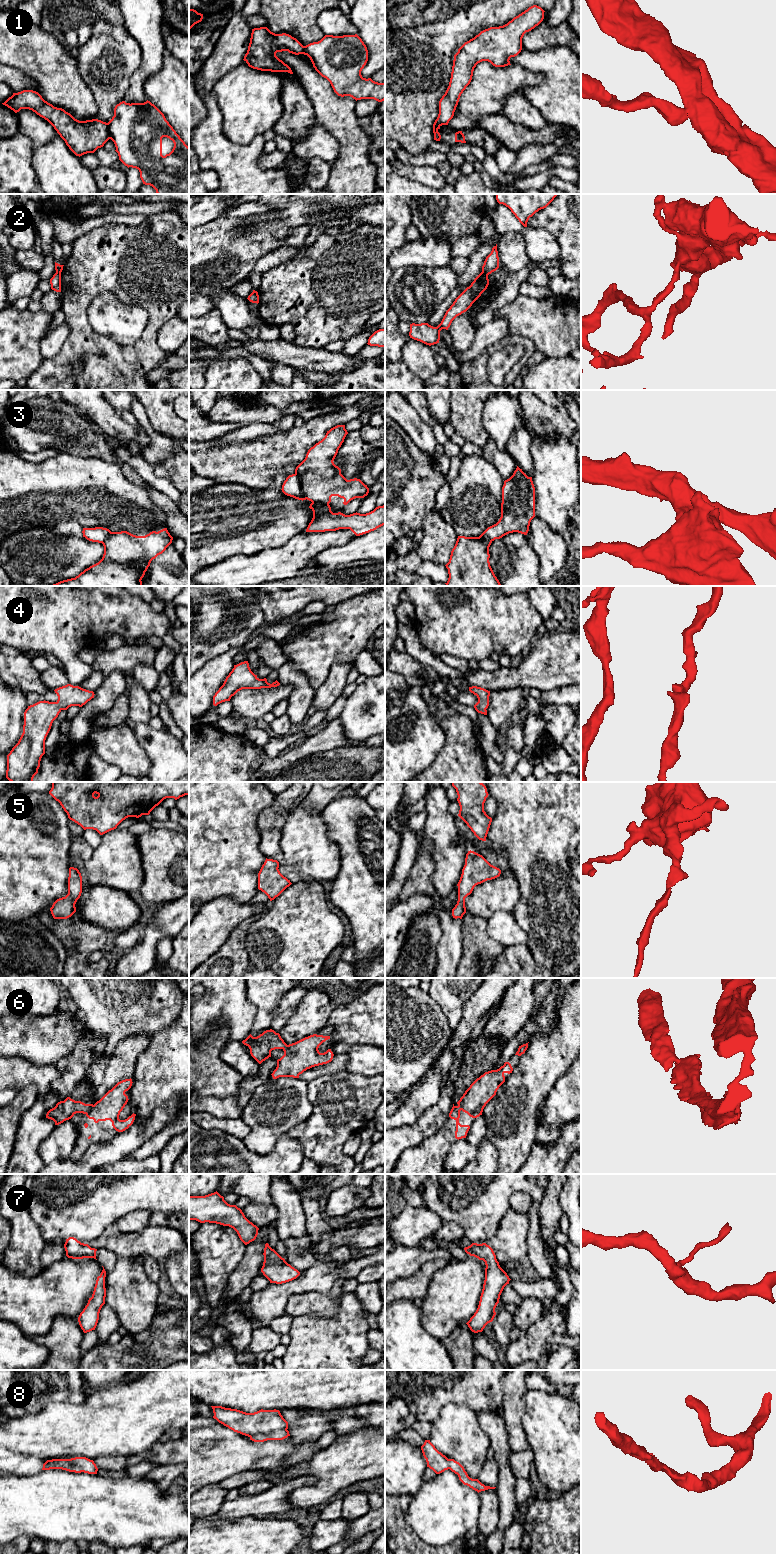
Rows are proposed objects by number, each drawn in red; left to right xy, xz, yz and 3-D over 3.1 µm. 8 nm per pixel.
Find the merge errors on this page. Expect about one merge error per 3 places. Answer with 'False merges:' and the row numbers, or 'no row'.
False merges: 1, 2, 3, 6

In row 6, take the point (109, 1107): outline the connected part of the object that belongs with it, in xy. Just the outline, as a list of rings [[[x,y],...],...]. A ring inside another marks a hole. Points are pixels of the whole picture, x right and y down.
[[[131,1078],[118,1082],[92,1106],[86,1116],[95,1123],[110,1120],[118,1132],[128,1129],[133,1124],[136,1114],[133,1113],[125,1120],[120,1120],[119,1115],[129,1100],[125,1092],[131,1088],[132,1083]]]

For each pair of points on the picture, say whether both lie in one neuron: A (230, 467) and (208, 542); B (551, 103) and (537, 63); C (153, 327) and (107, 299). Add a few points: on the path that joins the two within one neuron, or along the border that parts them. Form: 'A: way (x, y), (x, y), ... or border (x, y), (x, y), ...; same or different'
A: border (218, 483), (239, 483), (241, 485); different
B: way (551, 93), (551, 76), (547, 72); same
C: border (137, 304), (146, 311), (148, 323), (134, 343); different

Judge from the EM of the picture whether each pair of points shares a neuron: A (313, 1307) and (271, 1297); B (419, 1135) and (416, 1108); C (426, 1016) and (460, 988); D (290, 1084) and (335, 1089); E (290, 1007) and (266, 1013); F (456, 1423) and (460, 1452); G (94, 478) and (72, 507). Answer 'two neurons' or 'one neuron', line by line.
A: two neurons
B: two neurons
C: two neurons
D: two neurons
E: two neurons
F: one neuron
G: one neuron

